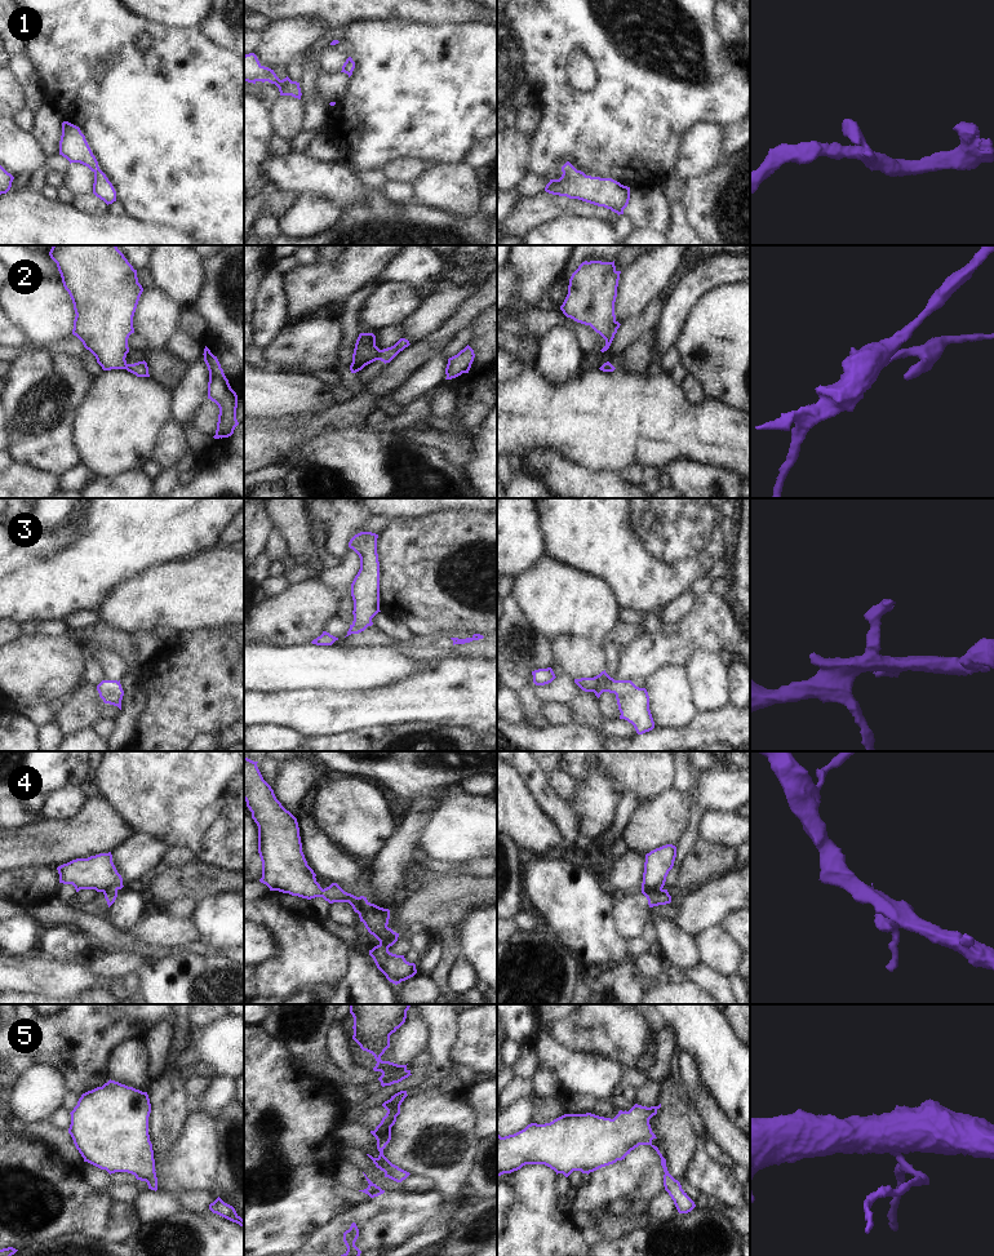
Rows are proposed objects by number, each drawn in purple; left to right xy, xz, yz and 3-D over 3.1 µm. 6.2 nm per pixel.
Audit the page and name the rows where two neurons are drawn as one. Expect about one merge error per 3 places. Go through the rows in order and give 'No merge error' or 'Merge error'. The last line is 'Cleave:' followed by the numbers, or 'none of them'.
1: No merge error
2: Merge error
3: No merge error
4: Merge error
5: No merge error
Cleave: 2, 4.

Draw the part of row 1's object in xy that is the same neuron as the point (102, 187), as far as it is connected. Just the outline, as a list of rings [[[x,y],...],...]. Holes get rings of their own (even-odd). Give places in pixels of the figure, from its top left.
[[[62,123],[62,136],[59,141],[59,155],[66,157],[70,164],[80,163],[94,173],[93,194],[107,205],[116,201],[116,191],[106,174],[99,169],[98,161],[93,155],[85,136],[80,128],[68,123]]]

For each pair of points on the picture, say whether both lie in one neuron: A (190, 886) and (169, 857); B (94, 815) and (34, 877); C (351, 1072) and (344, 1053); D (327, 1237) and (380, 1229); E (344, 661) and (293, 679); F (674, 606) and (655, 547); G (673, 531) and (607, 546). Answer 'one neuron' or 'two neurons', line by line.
A: two neurons
B: two neurons
C: one neuron
D: one neuron
E: one neuron
F: two neurons
G: one neuron

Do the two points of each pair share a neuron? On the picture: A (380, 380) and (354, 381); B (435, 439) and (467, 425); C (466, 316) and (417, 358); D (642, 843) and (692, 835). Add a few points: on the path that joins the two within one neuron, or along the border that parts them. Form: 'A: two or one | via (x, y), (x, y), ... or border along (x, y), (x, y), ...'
A: two | border along (393, 358), (371, 380), (354, 391)
B: two | border along (455, 434), (469, 436)
C: one | via (455, 323), (429, 346)
D: two | border along (689, 810), (687, 828), (675, 846)

